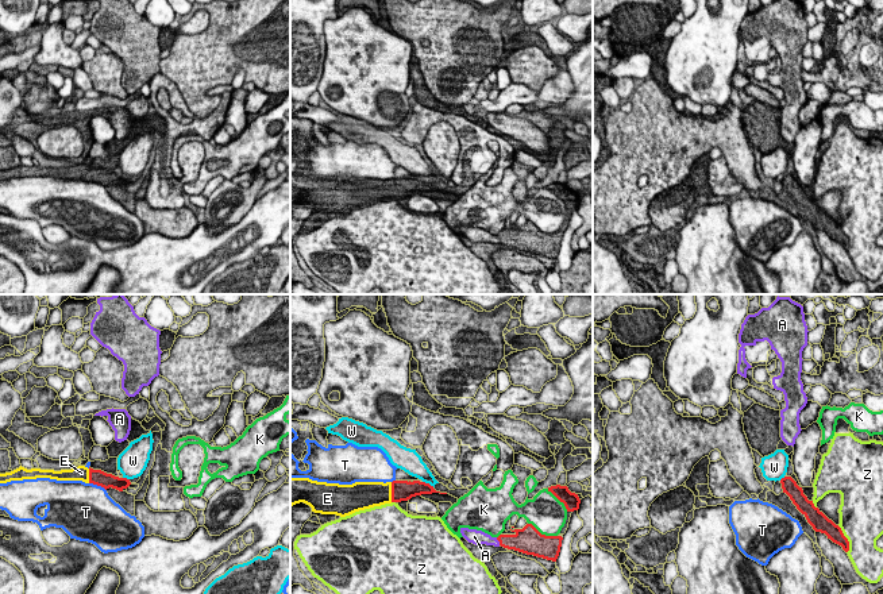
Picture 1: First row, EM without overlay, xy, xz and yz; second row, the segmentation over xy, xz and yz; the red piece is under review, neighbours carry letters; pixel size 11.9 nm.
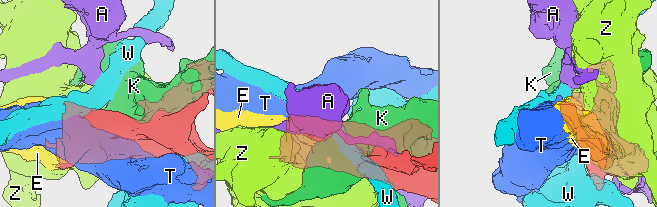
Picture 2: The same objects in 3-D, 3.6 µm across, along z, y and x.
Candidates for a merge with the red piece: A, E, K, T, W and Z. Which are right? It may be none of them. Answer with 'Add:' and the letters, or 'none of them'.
Add: E

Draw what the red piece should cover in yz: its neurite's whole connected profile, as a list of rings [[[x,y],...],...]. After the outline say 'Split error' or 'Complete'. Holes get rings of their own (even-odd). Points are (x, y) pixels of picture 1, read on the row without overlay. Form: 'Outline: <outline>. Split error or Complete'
Outline: [[[791,174],[780,177],[783,190],[786,190],[797,207],[806,215],[807,220],[815,230],[825,231],[828,236],[842,244],[845,250],[849,248],[849,239],[844,234],[841,225],[829,217],[818,205],[814,204],[813,198],[809,198],[803,192],[802,185]]]. Complete

